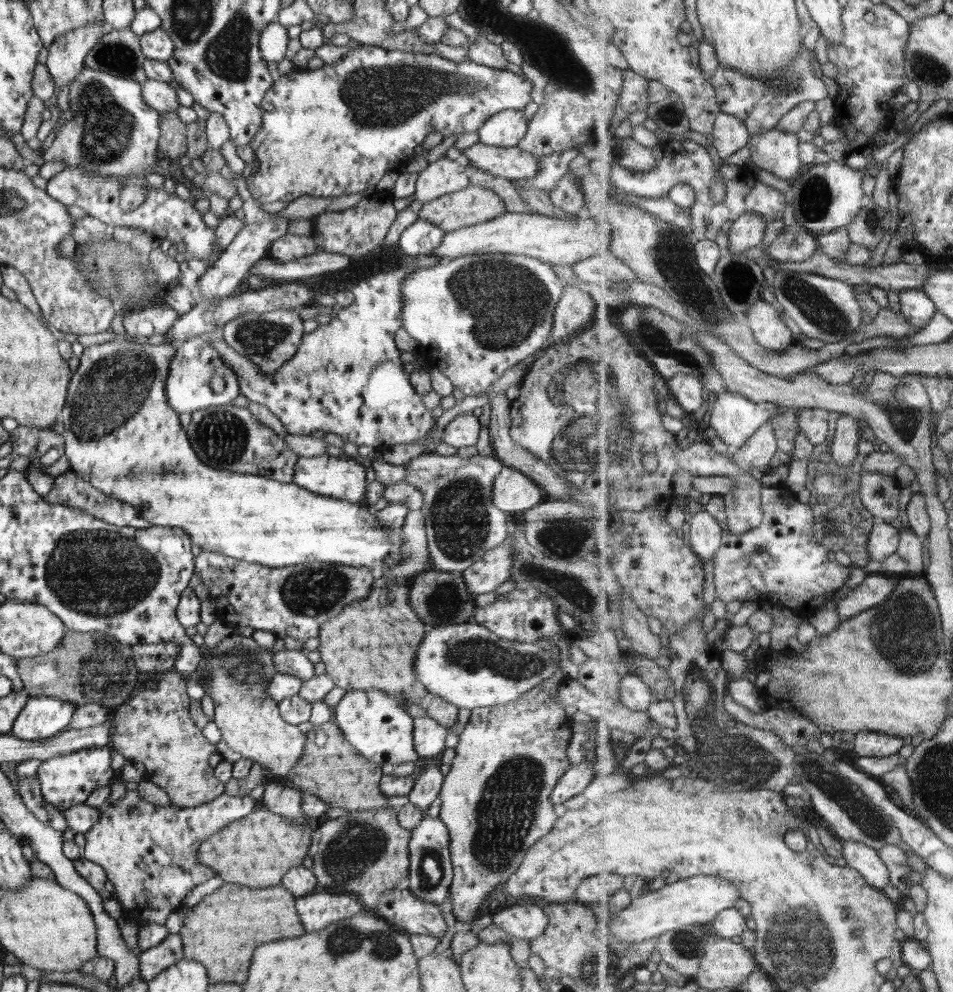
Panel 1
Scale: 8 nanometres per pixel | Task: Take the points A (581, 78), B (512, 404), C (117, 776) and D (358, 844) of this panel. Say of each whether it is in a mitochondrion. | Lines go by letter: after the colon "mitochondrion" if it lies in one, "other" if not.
A: mitochondrion
B: other
C: other
D: mitochondrion

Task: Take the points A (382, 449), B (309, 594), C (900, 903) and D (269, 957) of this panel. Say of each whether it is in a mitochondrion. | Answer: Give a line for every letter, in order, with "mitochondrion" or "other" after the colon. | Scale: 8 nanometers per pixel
A: other
B: mitochondrion
C: other
D: other

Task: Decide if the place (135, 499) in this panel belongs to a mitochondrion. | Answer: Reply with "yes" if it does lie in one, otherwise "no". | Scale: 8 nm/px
no

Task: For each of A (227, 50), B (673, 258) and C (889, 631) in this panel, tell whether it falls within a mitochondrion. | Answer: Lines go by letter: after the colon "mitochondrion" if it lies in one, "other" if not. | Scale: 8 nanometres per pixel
A: mitochondrion
B: mitochondrion
C: mitochondrion

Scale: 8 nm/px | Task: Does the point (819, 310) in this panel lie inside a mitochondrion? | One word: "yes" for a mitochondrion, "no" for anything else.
yes

